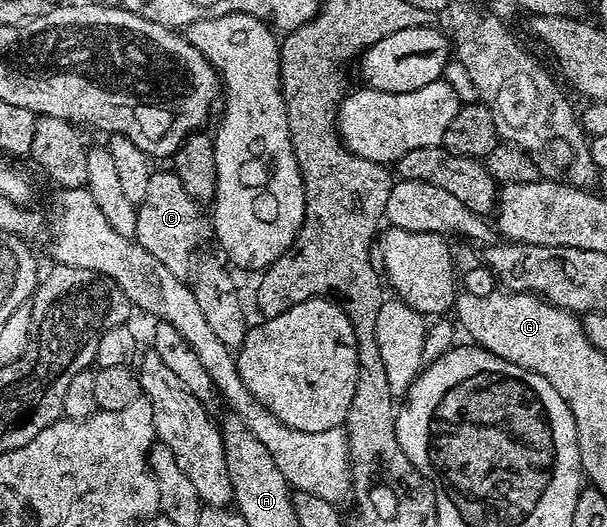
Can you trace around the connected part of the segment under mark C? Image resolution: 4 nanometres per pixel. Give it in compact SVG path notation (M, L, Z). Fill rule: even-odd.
M174 170L167 172L152 171L149 188L144 200L137 205L137 222L135 223L134 239L161 266L169 269L169 274L180 278L192 275L195 251L203 240L203 224L205 228L205 212L202 212L200 201L189 198L185 194L185 186L181 186L181 178L177 178Z

